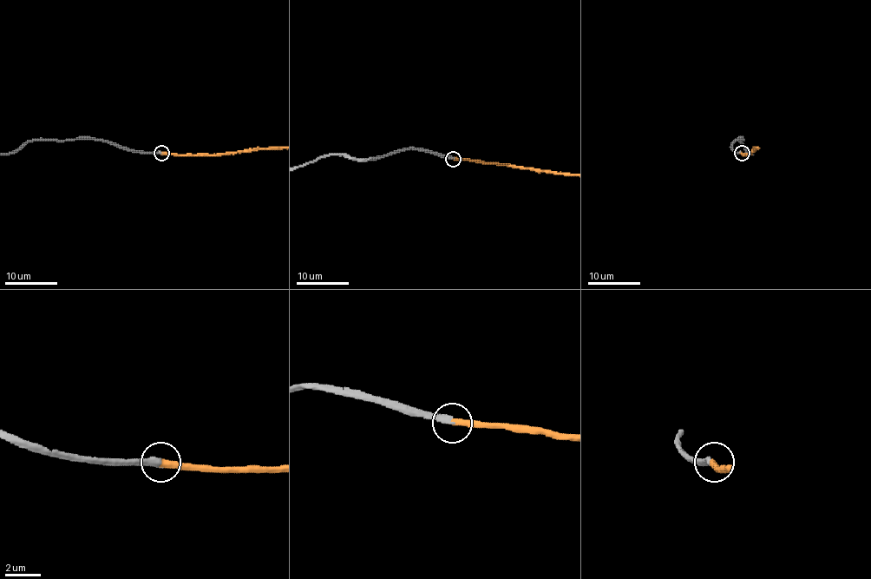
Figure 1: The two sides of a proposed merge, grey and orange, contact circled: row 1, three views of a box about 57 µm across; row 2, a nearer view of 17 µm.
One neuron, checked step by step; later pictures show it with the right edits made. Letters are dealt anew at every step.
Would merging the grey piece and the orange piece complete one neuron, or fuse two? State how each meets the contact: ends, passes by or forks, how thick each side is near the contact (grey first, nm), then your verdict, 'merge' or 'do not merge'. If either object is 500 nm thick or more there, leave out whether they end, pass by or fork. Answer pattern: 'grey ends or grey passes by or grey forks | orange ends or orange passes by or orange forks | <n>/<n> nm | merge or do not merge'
grey ends | orange ends | 360/400 nm | merge

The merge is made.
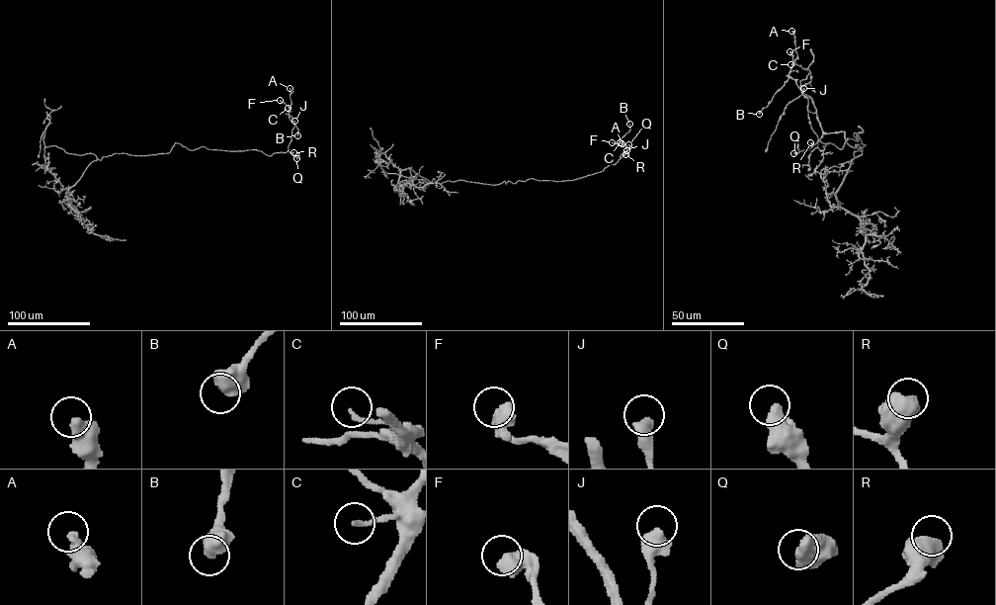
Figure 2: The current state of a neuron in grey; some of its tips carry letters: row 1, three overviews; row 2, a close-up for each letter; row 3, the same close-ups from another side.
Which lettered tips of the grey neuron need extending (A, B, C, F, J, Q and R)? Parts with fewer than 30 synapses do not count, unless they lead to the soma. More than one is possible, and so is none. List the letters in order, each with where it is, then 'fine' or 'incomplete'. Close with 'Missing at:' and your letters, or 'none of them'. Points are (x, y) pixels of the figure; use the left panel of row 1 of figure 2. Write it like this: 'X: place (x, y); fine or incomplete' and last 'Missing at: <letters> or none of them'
A: place (290, 88); fine
B: place (297, 135); fine
C: place (288, 108); fine
F: place (280, 100); fine
J: place (294, 121); fine
Q: place (296, 158); fine
R: place (293, 152); fine
Missing at: none of them

